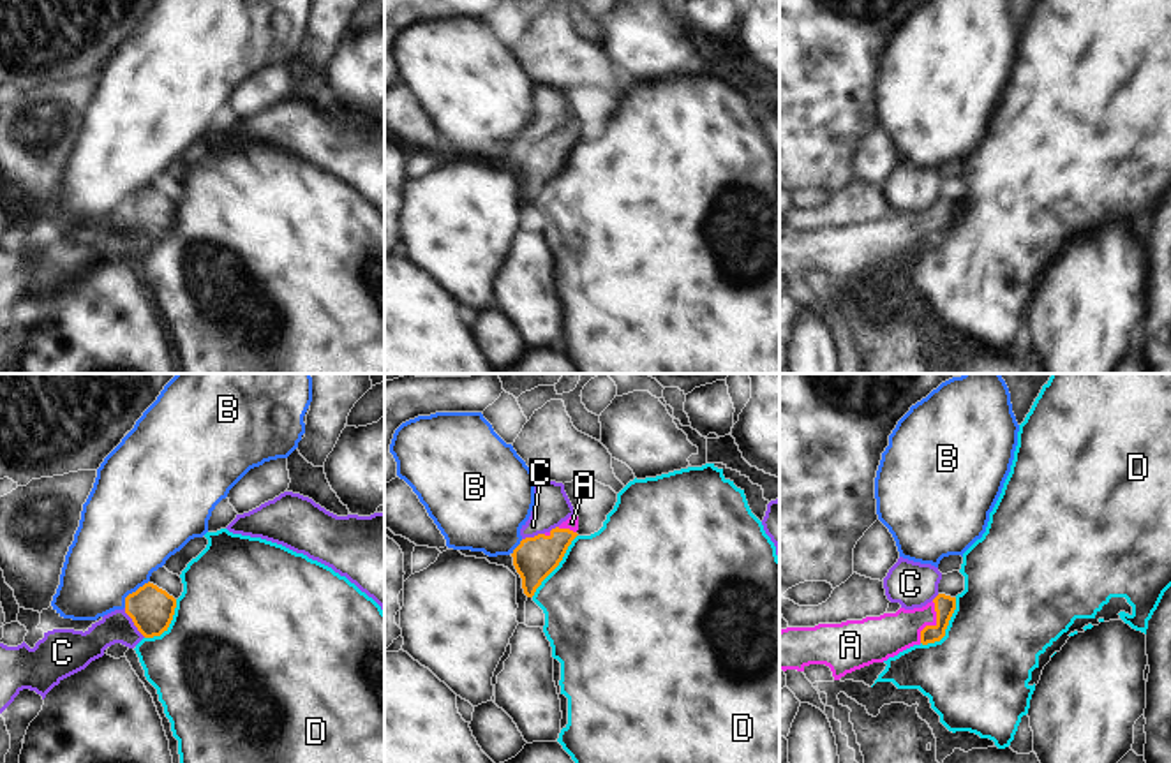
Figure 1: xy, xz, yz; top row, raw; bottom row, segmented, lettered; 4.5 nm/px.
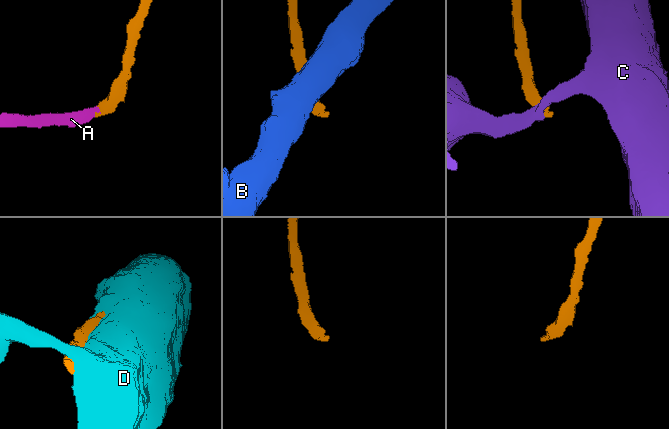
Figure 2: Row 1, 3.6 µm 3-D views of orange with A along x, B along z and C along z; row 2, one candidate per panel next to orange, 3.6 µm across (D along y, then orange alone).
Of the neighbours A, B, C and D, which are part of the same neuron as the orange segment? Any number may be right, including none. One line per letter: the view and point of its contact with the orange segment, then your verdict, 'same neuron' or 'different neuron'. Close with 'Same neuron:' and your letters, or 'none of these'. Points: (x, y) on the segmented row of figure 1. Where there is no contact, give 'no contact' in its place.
A: yz (933, 626) | same neuron
B: xy (133, 592) | different neuron
C: xy (133, 621) | different neuron
D: xz (558, 564) | different neuron
Same neuron: A

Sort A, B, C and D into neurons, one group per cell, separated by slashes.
A / B / C / D

